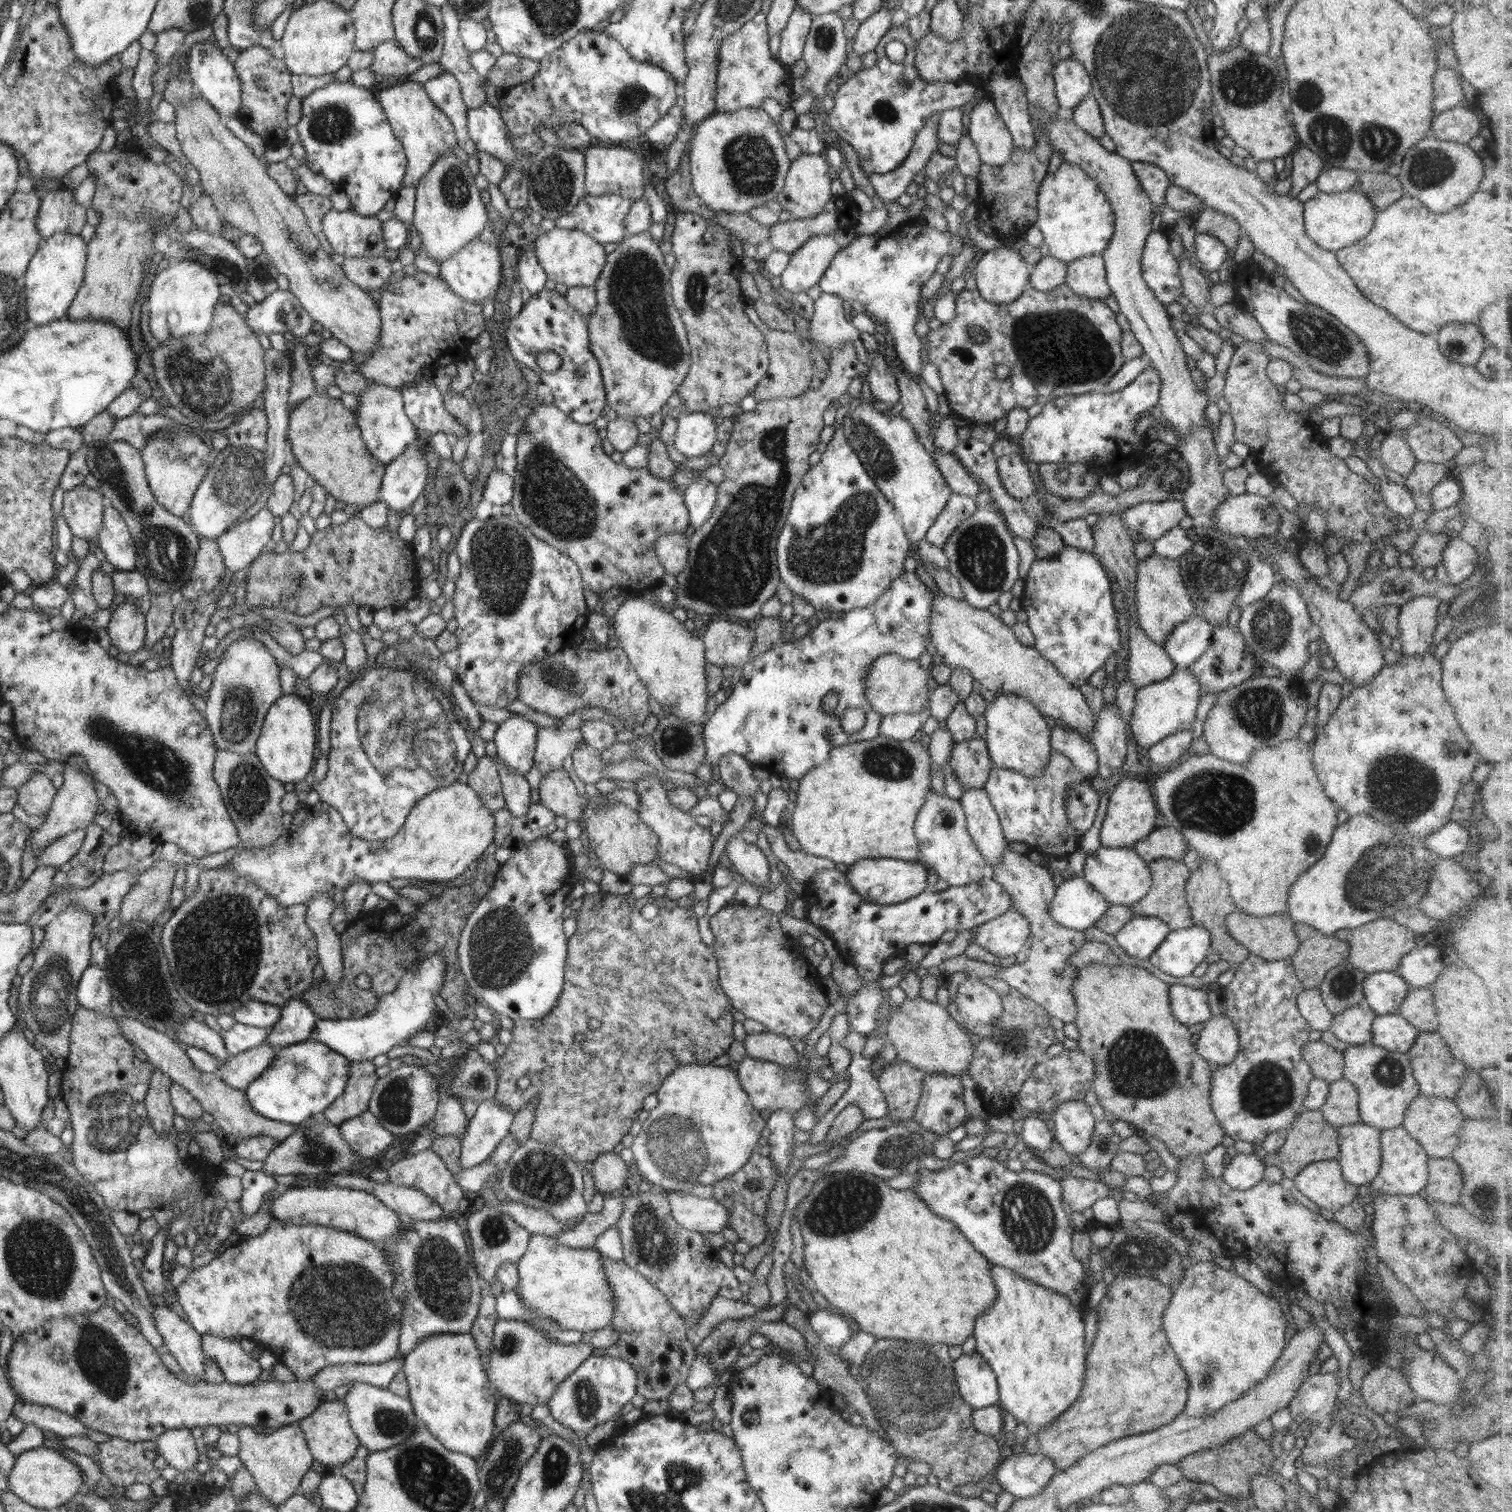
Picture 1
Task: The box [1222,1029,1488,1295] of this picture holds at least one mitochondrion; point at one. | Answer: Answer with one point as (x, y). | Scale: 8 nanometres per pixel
(1268, 1088)

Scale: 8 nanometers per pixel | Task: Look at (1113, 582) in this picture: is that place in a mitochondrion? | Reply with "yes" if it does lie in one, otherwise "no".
no

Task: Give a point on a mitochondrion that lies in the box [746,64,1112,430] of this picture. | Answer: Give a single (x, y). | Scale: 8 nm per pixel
(884, 111)

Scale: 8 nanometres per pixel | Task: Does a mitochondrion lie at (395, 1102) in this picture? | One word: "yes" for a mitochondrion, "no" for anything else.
yes

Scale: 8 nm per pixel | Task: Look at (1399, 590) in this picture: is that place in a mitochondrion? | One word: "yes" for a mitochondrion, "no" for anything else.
no

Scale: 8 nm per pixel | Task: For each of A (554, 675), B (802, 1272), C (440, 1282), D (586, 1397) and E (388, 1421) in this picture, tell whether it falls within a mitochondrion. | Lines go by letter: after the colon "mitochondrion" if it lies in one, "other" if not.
A: mitochondrion
B: other
C: mitochondrion
D: mitochondrion
E: mitochondrion

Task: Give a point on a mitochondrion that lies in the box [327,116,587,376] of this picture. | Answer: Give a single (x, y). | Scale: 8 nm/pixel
(553, 187)

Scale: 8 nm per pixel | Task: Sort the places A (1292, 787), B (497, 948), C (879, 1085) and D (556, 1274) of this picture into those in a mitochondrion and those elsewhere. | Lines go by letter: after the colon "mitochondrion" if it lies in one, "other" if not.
A: other
B: mitochondrion
C: other
D: other

